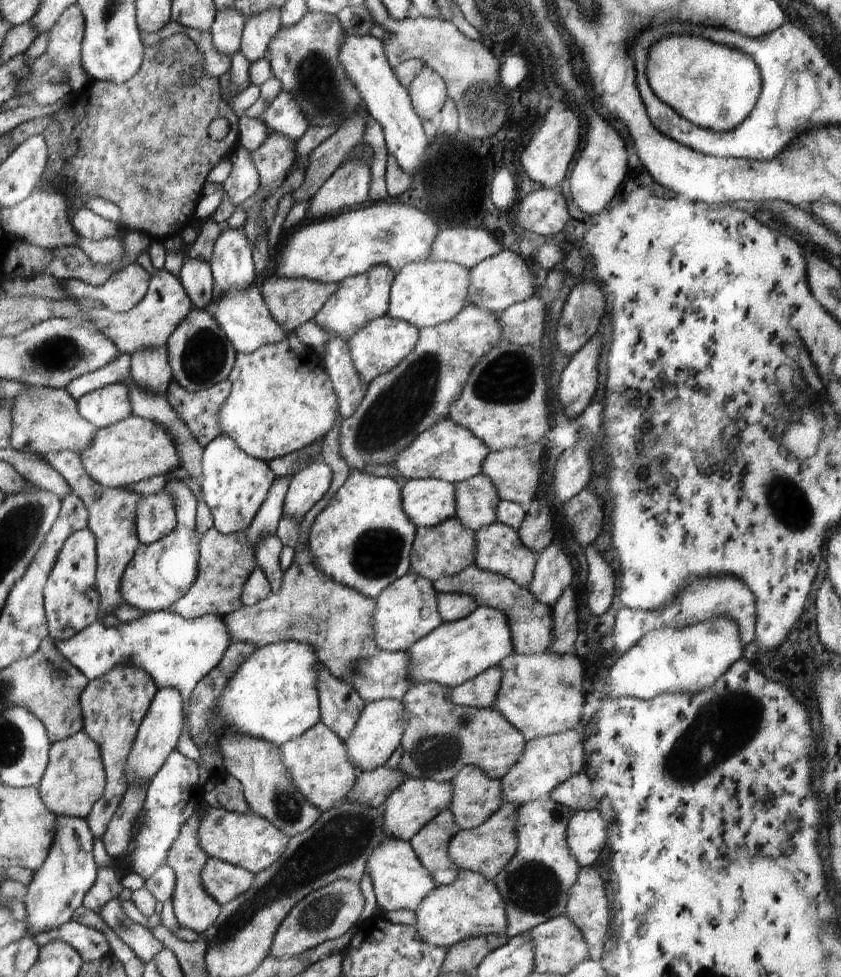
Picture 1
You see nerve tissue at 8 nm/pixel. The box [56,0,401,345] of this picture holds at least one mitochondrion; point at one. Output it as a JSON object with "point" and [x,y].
{"point":[317,86]}

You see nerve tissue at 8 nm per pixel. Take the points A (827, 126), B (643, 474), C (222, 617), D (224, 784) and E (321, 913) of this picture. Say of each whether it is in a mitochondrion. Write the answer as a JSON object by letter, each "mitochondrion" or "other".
{"A":"other","B":"other","C":"other","D":"other","E":"mitochondrion"}

